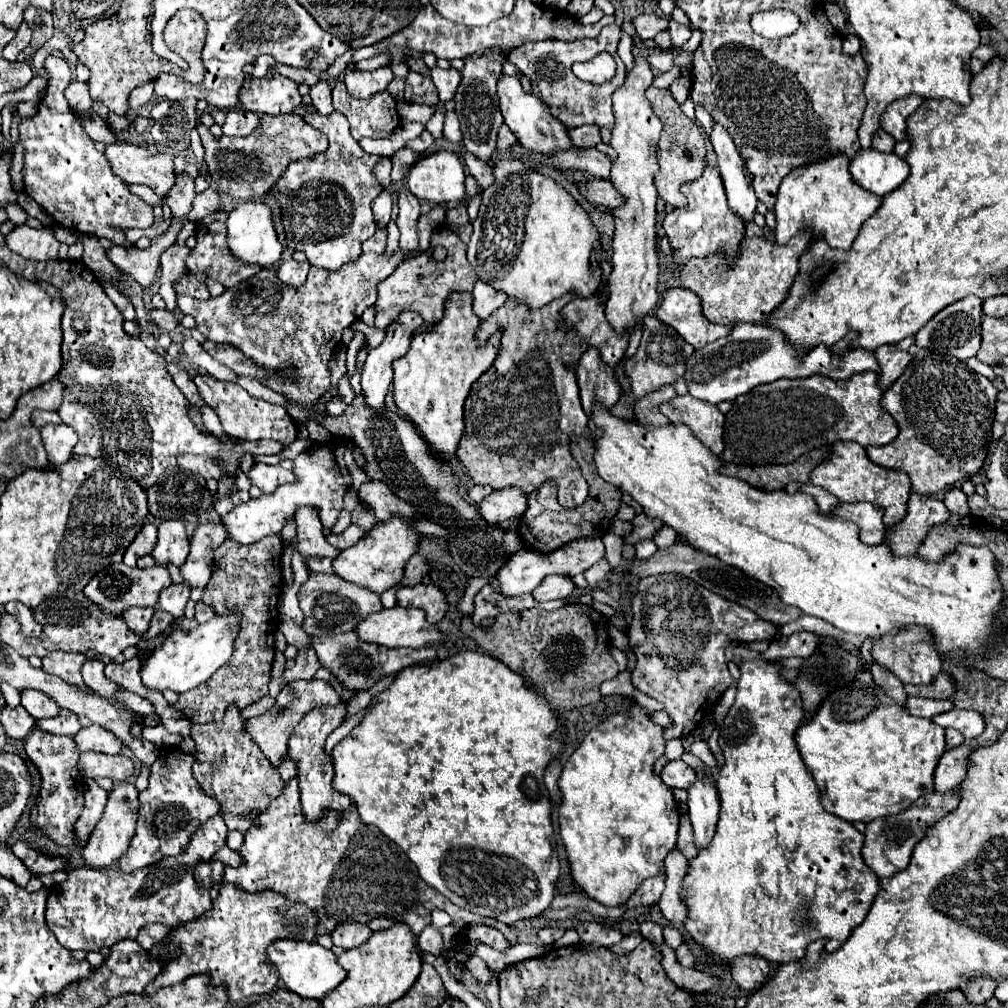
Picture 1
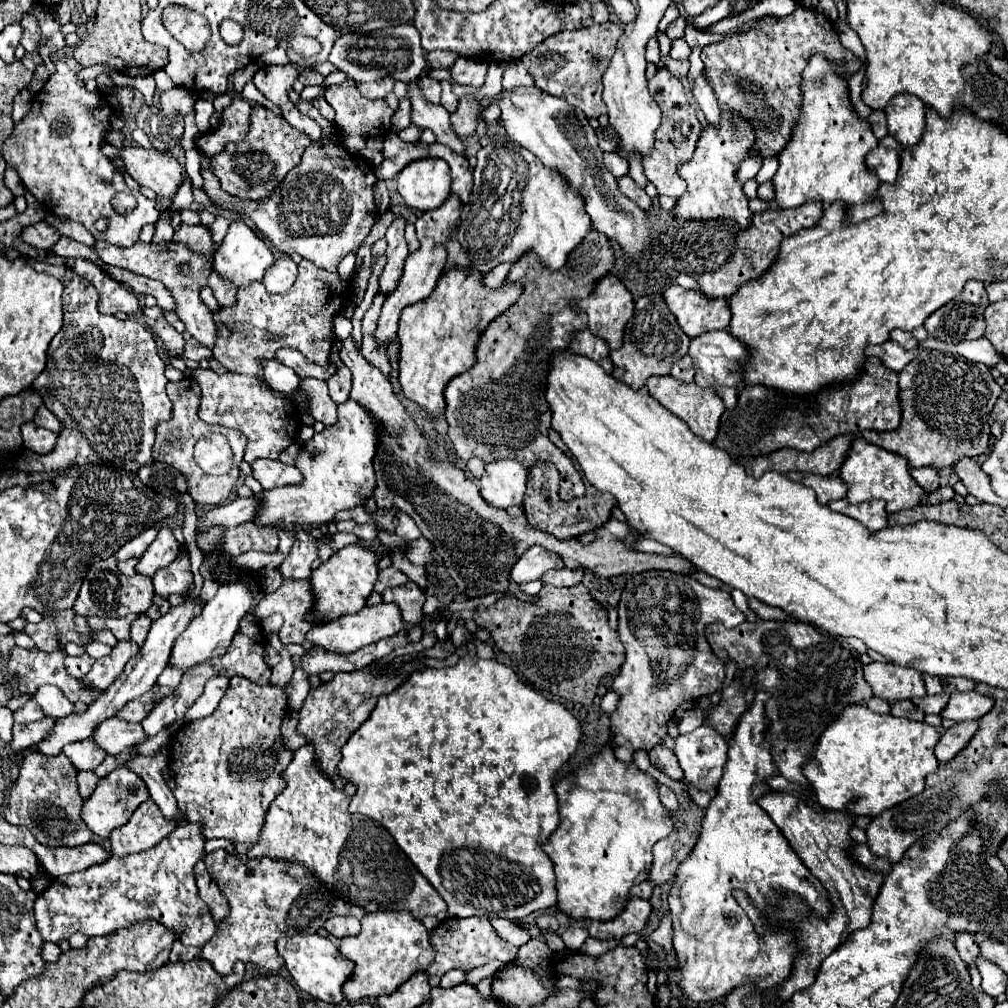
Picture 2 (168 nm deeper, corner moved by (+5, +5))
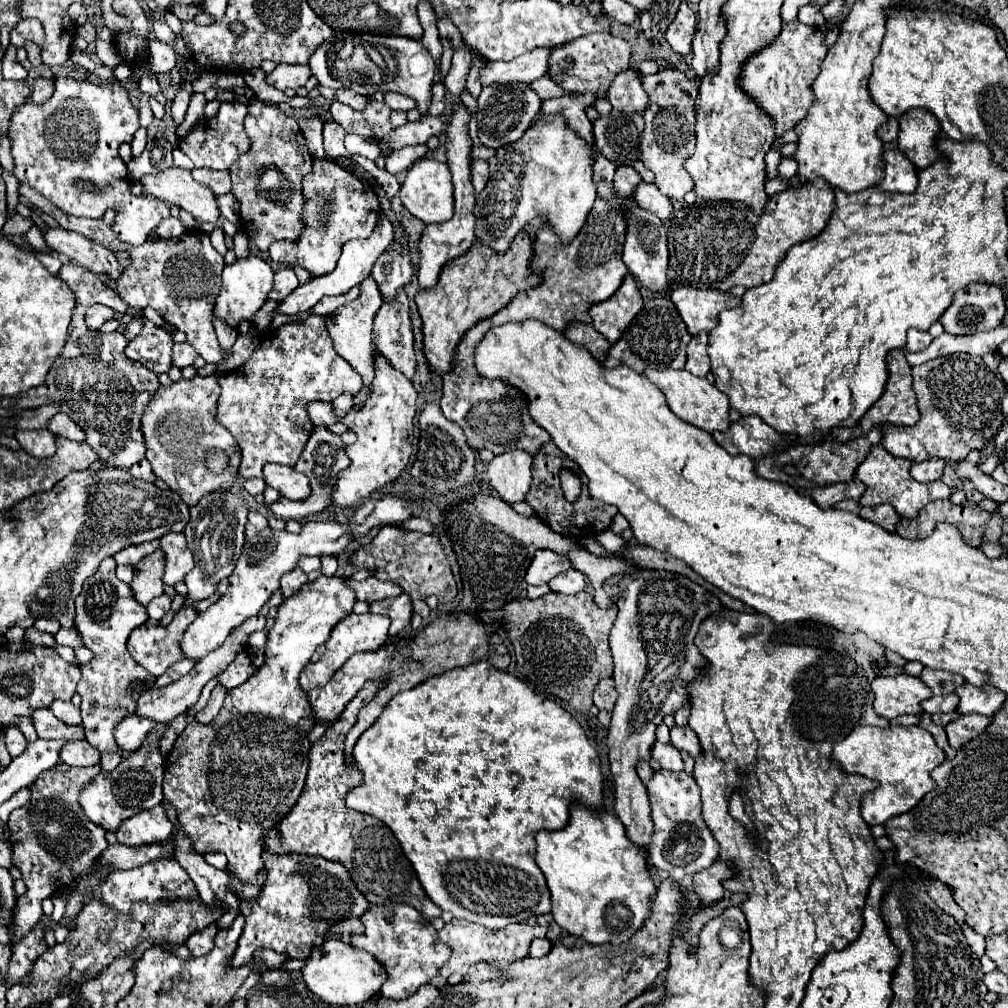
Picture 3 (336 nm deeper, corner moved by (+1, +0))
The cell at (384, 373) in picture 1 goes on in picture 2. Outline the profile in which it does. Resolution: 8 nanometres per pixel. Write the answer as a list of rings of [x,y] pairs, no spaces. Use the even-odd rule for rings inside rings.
[[[450,195],[450,199],[446,199],[444,205],[440,205],[434,211],[422,213],[420,219],[416,221],[416,233],[418,233],[420,249],[406,257],[404,273],[402,273],[402,277],[398,281],[398,287],[394,289],[394,293],[390,293],[384,299],[380,321],[378,321],[378,329],[376,329],[376,343],[378,343],[378,347],[386,347],[386,345],[390,345],[396,339],[398,317],[400,317],[402,309],[408,307],[408,305],[414,305],[414,303],[418,303],[422,299],[426,299],[434,291],[434,287],[438,283],[438,277],[440,277],[440,271],[442,271],[442,267],[446,263],[446,241],[450,239],[450,235],[452,235],[450,229],[458,223],[458,217],[460,217],[460,201],[458,201],[456,195]]]

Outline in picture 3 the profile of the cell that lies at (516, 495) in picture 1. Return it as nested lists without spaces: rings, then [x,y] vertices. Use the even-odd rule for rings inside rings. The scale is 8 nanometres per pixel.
[[[512,450],[496,456],[488,464],[488,478],[492,488],[504,498],[504,502],[522,502],[530,490],[532,456],[524,450]]]

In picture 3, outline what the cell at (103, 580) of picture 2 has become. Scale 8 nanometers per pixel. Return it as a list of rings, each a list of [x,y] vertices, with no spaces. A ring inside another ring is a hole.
[[[114,558],[102,560],[96,574],[84,582],[82,592],[76,598],[76,616],[74,628],[80,632],[82,642],[88,650],[92,650],[94,658],[80,666],[82,678],[78,682],[76,692],[82,696],[82,724],[86,728],[86,740],[98,748],[100,752],[114,752],[114,726],[136,712],[138,696],[144,690],[152,688],[154,680],[148,682],[148,672],[138,666],[138,662],[128,654],[126,642],[130,632],[144,624],[148,614],[146,608],[140,606],[132,598],[132,590],[128,584],[116,578],[116,562]]]

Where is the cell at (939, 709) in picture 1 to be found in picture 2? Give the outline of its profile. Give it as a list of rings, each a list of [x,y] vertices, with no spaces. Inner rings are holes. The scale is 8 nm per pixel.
[[[942,693],[942,695],[934,695],[934,697],[930,697],[930,695],[916,697],[912,703],[918,705],[918,709],[922,709],[924,713],[940,713],[948,703],[948,695]]]

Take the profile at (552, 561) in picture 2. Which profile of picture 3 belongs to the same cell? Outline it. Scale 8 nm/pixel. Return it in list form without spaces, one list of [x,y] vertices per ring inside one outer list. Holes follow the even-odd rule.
[[[538,550],[526,572],[526,582],[528,584],[548,584],[554,576],[570,568],[572,568],[570,558],[554,554],[552,550]]]

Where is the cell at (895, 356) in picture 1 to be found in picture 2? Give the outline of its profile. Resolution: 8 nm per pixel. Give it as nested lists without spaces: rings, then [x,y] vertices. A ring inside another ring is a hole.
[[[894,329],[890,333],[890,339],[892,341],[898,341],[898,345],[902,345],[902,349],[914,349],[918,345],[918,341],[912,337],[912,333],[908,331],[900,331],[900,329]]]

